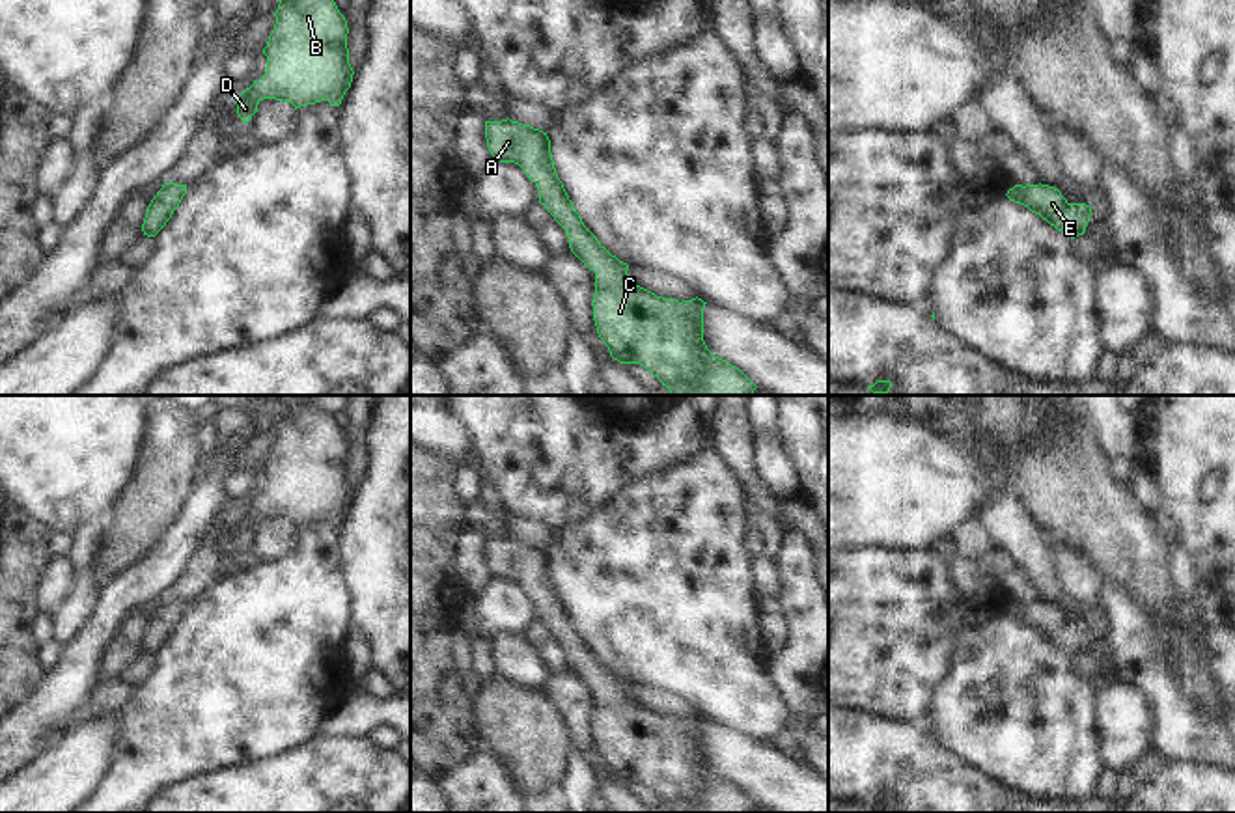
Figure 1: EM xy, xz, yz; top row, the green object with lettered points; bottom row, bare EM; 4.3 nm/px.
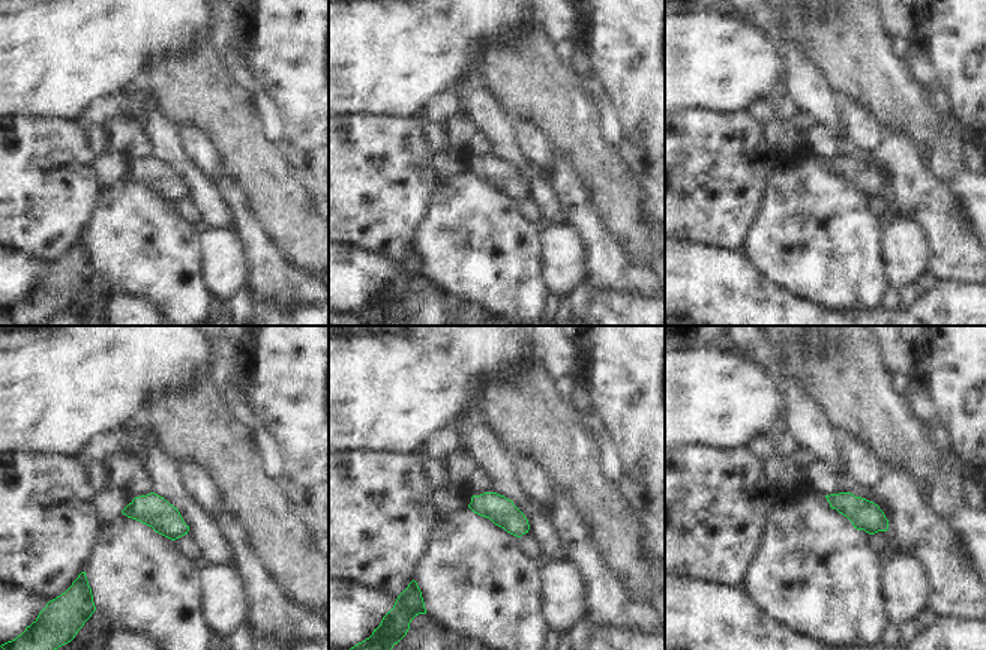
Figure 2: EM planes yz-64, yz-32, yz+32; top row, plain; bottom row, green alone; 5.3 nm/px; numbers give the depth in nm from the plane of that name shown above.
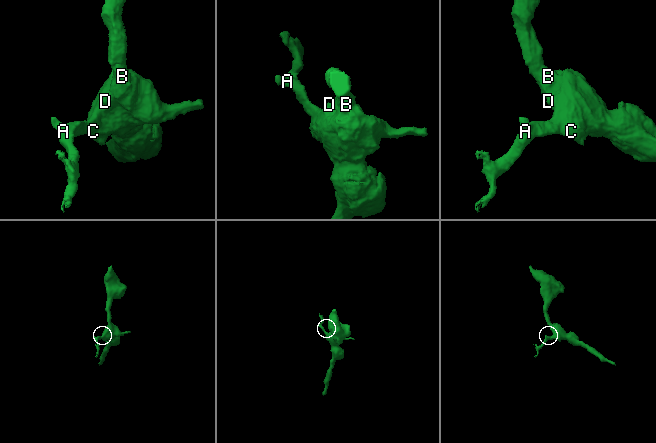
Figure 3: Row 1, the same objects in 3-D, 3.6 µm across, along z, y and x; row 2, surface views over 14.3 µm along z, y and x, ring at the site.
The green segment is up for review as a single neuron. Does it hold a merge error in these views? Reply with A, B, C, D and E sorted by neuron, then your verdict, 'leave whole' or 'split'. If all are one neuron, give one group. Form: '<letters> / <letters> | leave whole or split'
A B C D E | leave whole

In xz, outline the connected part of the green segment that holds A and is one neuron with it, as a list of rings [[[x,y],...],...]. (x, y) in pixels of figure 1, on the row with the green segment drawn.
[[[507,117],[485,121],[485,138],[494,160],[519,164],[535,183],[539,203],[565,229],[571,252],[595,272],[593,321],[614,360],[644,365],[672,395],[754,395],[757,386],[739,367],[707,349],[703,341],[703,308],[707,302],[698,296],[683,302],[662,298],[636,285],[627,274],[629,265],[612,255],[584,226],[558,179],[547,132]]]

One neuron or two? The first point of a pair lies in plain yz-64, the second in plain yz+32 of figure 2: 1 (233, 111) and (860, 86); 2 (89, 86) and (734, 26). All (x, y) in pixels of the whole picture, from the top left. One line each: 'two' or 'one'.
1: one
2: one

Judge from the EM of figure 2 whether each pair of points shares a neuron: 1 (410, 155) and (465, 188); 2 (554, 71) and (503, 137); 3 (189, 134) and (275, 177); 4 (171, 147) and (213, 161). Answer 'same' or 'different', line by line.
1: different
2: different
3: different
4: different

